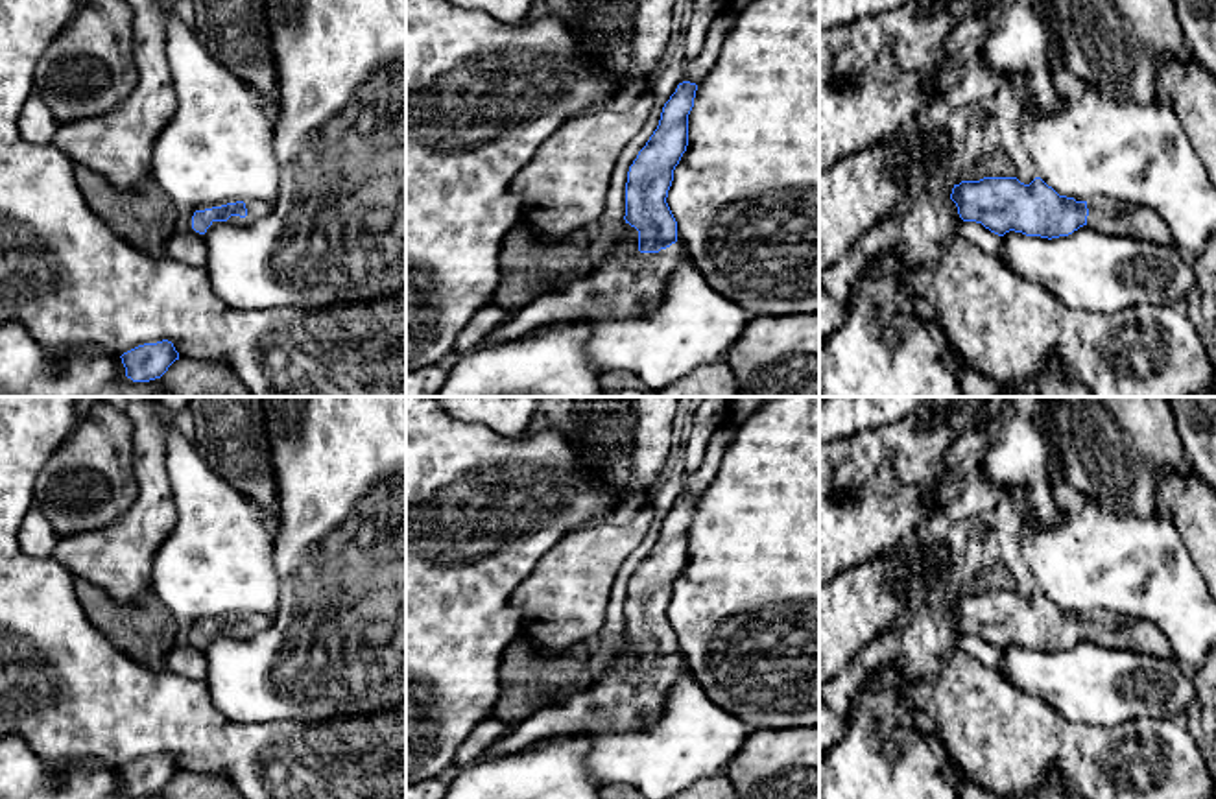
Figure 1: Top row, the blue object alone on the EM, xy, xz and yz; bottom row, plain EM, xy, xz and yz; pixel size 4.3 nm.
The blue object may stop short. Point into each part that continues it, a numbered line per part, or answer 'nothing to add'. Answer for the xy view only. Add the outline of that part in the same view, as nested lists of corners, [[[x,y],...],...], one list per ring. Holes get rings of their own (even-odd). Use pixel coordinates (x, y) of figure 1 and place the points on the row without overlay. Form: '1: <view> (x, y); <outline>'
1: xy (257, 622); [[[247,613],[244,616],[245,616],[245,622],[247,622],[247,629],[245,631],[231,629],[227,633],[231,638],[240,638],[240,640],[251,638],[251,637],[262,633],[271,622],[271,616],[266,616],[266,614],[260,614],[260,613]]]

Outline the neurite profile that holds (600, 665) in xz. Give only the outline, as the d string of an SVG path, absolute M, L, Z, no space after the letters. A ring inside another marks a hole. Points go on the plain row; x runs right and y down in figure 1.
M626 633L603 637L600 642L590 640L589 644L592 685L613 672L633 672L642 668L638 664L638 644Z

